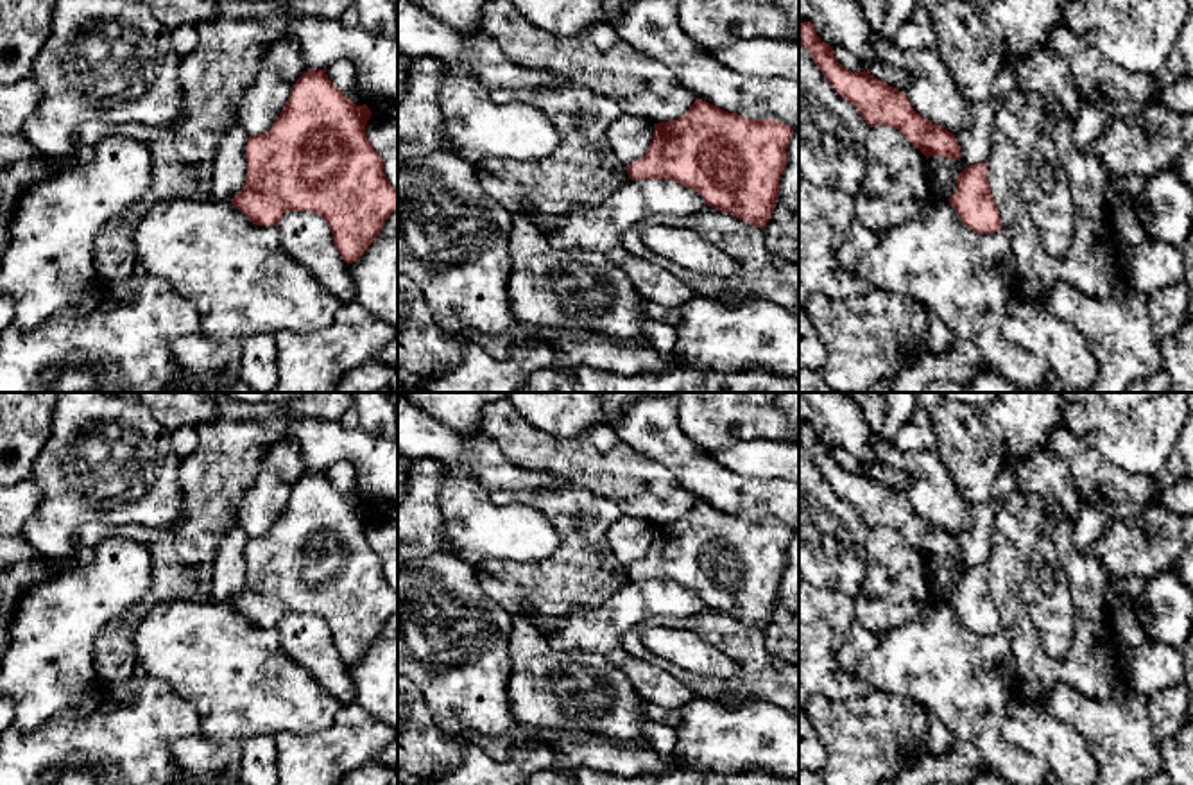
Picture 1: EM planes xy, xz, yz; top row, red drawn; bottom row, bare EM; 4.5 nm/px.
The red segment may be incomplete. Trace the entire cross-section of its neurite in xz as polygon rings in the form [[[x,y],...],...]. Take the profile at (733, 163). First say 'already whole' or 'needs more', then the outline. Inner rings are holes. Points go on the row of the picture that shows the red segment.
already whole; [[[697,99],[679,120],[654,124],[645,156],[627,165],[627,174],[632,181],[675,181],[697,192],[708,206],[763,229],[774,213],[792,134],[783,122],[747,120]]]

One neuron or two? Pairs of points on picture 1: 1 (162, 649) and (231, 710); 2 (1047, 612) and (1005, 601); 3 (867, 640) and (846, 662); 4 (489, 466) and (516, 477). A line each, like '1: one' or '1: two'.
1: one
2: two
3: one
4: one

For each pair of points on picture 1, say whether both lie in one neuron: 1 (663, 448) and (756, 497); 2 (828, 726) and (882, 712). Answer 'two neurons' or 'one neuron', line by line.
1: one neuron
2: one neuron

